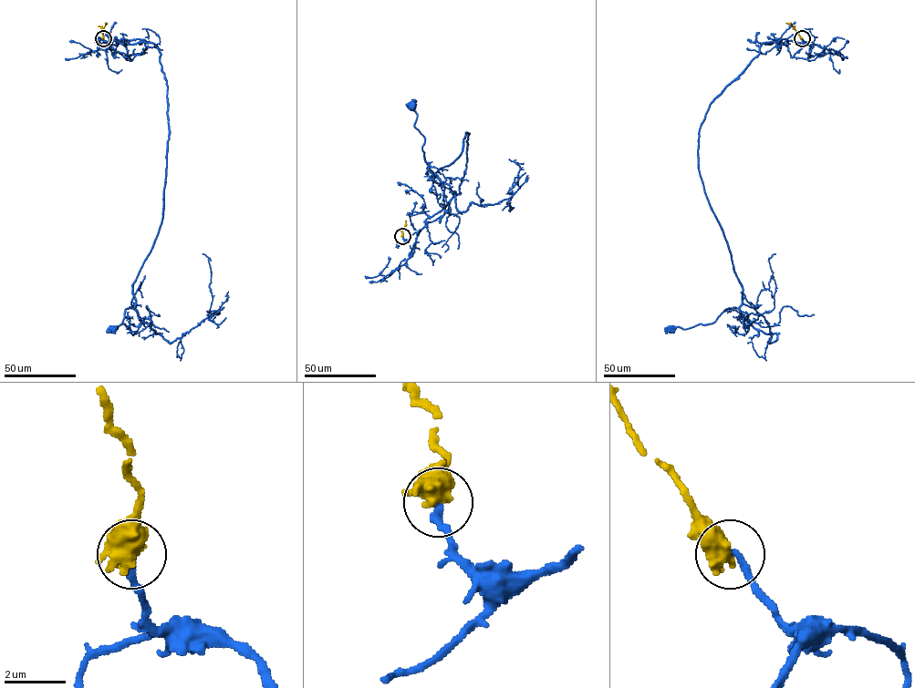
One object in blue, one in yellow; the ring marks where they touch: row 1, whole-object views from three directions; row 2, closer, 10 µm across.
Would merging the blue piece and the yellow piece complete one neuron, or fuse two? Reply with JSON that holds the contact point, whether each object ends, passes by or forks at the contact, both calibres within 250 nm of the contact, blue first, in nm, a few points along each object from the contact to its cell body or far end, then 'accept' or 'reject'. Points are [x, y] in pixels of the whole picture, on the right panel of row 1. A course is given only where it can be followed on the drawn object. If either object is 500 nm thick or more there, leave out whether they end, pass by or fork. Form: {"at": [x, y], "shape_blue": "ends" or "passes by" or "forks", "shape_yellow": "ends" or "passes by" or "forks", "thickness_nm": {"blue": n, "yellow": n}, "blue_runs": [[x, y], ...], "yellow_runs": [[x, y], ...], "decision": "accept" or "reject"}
{"at": [802, 38], "thickness_nm": {"blue": 260, "yellow": 500}, "blue_runs": [[801, 38], [793, 56], [785, 45], [764, 43], [710, 105], [698, 168], [742, 303], [708, 324], [670, 328]], "yellow_runs": [[801, 38], [785, 23]], "decision": "accept"}

